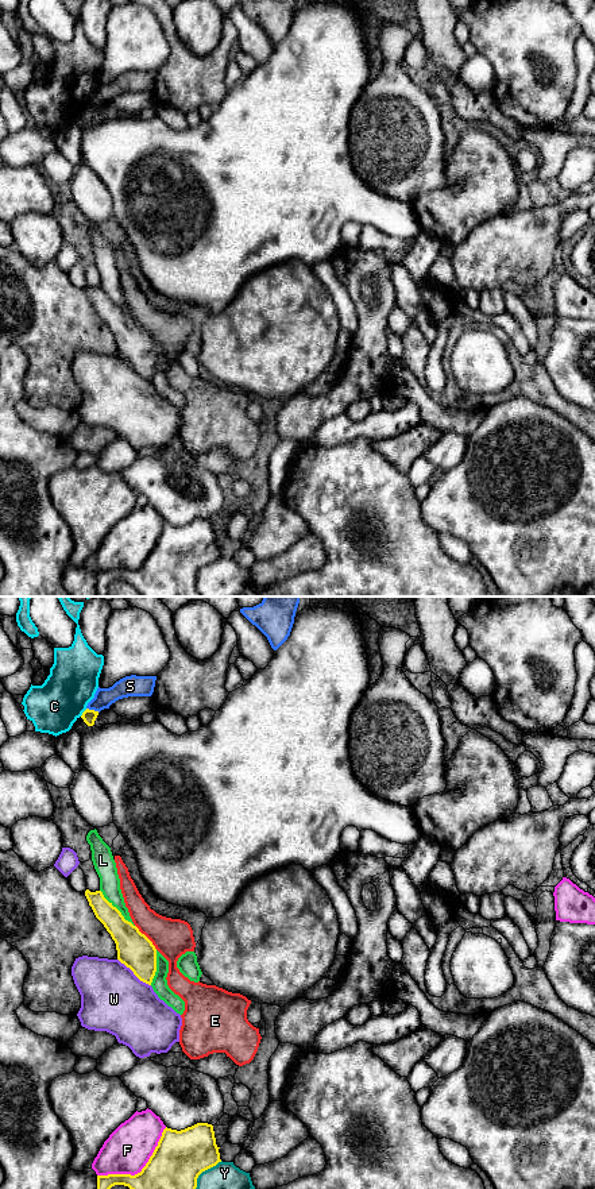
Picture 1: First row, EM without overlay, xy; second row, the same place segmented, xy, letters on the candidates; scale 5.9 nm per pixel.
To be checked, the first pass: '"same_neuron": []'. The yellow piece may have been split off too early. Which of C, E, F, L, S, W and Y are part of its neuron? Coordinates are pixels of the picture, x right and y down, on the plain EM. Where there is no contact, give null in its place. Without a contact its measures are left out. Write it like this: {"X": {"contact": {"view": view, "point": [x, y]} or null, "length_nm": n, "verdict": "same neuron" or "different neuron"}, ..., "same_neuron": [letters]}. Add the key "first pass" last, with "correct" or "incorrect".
{"C": {"contact": {"view": "xy", "point": [82, 108]}, "length_nm": 60, "verdict": "different neuron"}, "E": {"contact": {"view": "xy", "point": [146, 332]}, "length_nm": 200, "verdict": "different neuron"}, "F": {"contact": {"view": "xy", "point": [142, 566]}, "length_nm": 500, "verdict": "different neuron"}, "L": {"contact": {"view": "xy", "point": [116, 304]}, "length_nm": 300, "verdict": "different neuron"}, "S": {"contact": {"view": "xy", "point": [93, 105]}, "length_nm": 80, "verdict": "different neuron"}, "W": {"contact": {"view": "xy", "point": [134, 369]}, "length_nm": 260, "verdict": "different neuron"}, "Y": {"contact": {"view": "xy", "point": [197, 572]}, "length_nm": 280, "verdict": "different neuron"}, "same_neuron": [], "first pass": "correct"}

